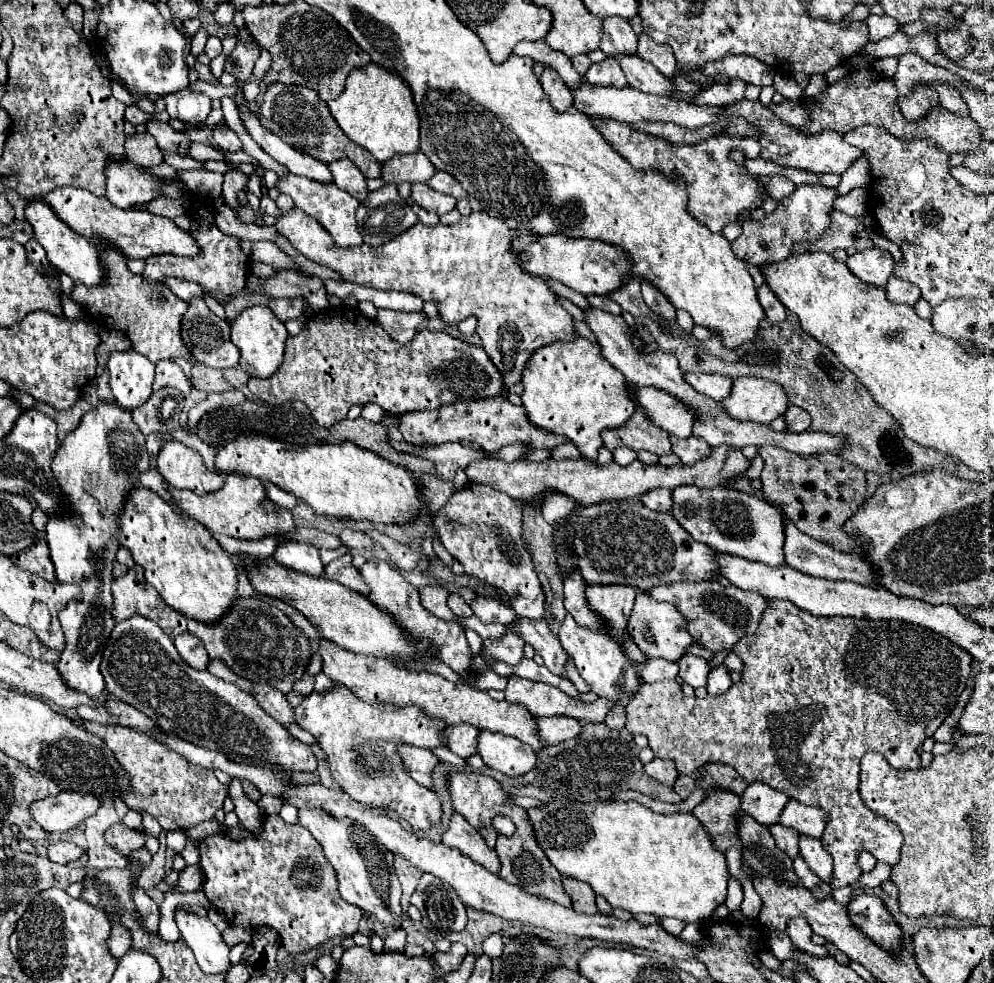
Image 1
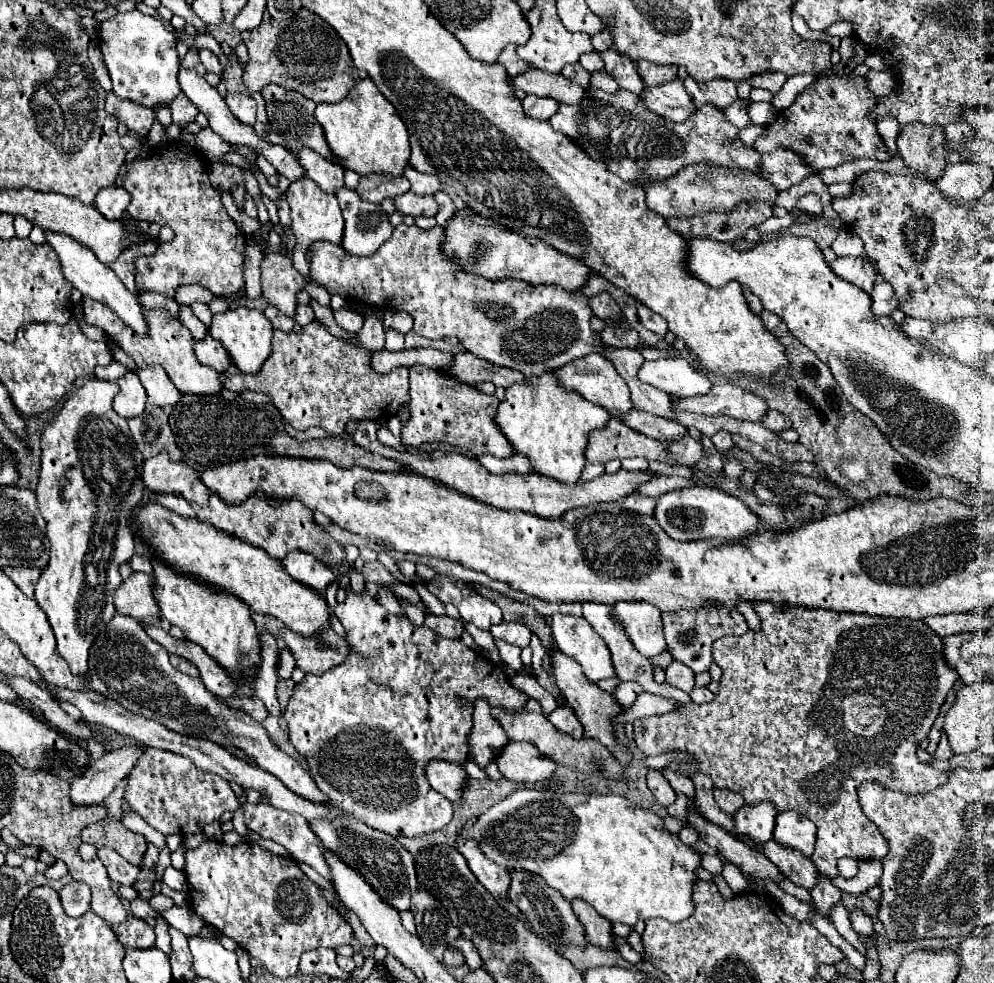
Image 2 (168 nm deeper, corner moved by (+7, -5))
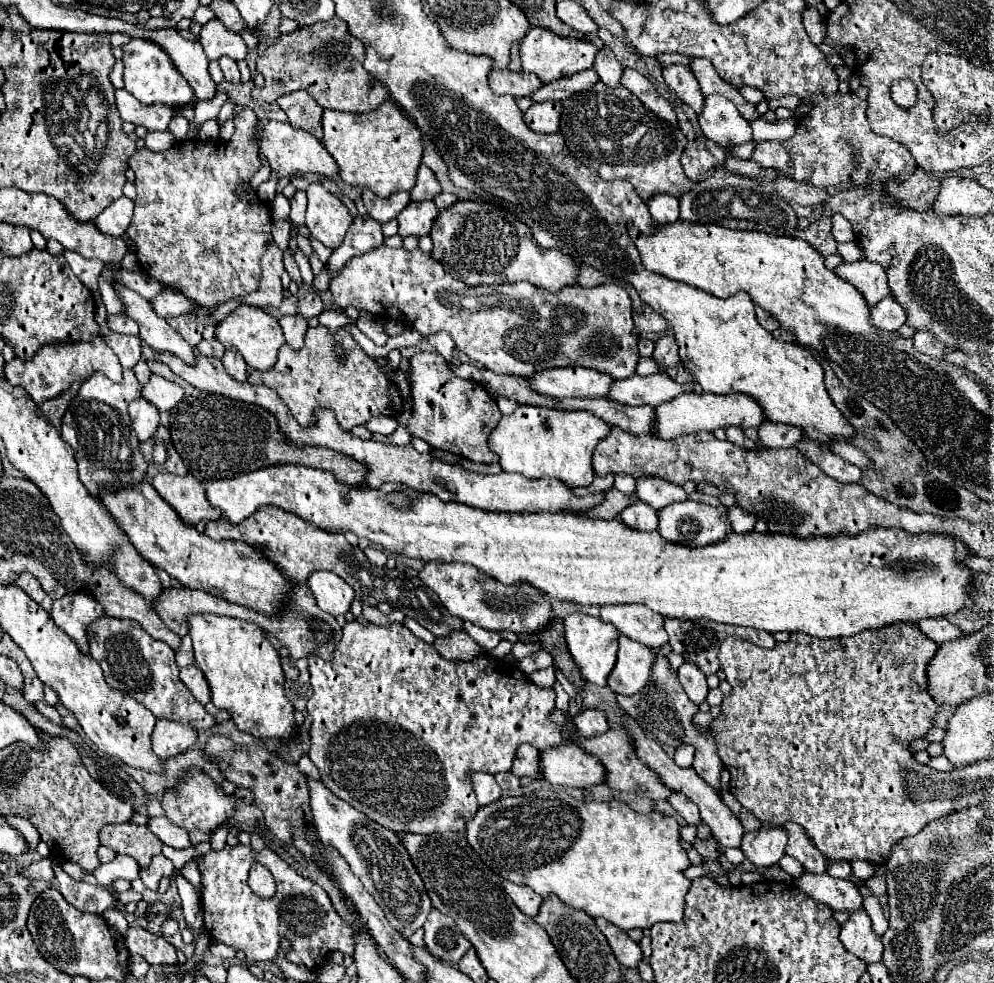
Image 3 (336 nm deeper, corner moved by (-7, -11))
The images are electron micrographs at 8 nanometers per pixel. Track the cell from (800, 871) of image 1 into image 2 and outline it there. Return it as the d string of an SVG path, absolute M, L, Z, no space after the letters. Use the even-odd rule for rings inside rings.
M836 904L836 906L832 906L832 910L830 910L830 922L834 924L834 928L858 950L858 952L862 952L862 954L866 954L864 952L864 946L860 944L860 938L858 938L858 934L852 930L852 926L850 926L850 920L848 920L848 910L842 906L842 904Z

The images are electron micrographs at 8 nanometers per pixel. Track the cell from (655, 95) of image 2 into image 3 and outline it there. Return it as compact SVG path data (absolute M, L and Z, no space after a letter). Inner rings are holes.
M720 94L708 96L704 112L698 116L704 136L718 146L740 146L752 140L750 122L740 116L736 106Z

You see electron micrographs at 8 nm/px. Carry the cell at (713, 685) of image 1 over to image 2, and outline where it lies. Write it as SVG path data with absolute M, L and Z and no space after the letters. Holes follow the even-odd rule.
M694 688L692 692L690 692L690 698L692 698L692 702L696 702L696 704L708 704L708 702L712 702L712 698L714 698L714 694L708 690L708 688Z

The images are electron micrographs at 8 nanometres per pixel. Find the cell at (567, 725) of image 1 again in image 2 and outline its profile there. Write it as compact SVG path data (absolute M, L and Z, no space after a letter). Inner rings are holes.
M558 706L552 714L548 714L548 720L552 722L552 726L556 726L556 730L560 730L560 732L572 736L572 738L584 738L582 724L574 716L574 710L572 708Z

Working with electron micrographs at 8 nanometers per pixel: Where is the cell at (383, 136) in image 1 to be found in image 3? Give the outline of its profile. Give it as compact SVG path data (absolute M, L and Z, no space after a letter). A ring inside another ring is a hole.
M392 100L360 116L326 110L322 114L322 132L322 142L336 160L344 186L370 188L380 198L388 198L400 190L412 190L422 160L422 136Z

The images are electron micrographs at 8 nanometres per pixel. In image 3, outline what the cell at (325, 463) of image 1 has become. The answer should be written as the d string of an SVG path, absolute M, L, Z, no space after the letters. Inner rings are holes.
M268 466L268 468L260 468L256 472L250 472L250 474L242 474L238 478L230 478L230 480L210 480L204 484L204 490L206 490L206 498L208 502L222 512L222 516L234 524L242 522L246 516L254 514L258 508L262 506L278 506L286 512L292 512L312 524L316 524L318 528L326 528L328 532L352 532L356 534L358 538L368 538L372 544L388 550L388 552L396 552L396 554L404 554L408 558L418 558L418 560L424 560L424 562L430 562L430 560L438 560L438 562L464 562L464 564L472 564L476 566L478 570L486 572L488 576L494 576L494 580L500 580L502 584L518 584L518 582L530 582L532 586L540 588L542 592L554 596L554 598L560 598L560 600L568 600L568 602L574 602L574 604L596 604L596 606L606 606L606 604L644 604L648 608L652 608L654 612L666 616L666 618L678 618L678 620L698 620L698 618L710 618L714 622L724 622L724 624L736 624L736 626L752 626L752 628L760 628L760 630L766 630L766 632L782 632L782 630L788 630L788 632L806 632L810 636L818 636L818 638L838 638L838 636L852 636L852 634L858 634L858 632L864 632L864 630L872 630L872 628L882 628L882 626L890 626L890 624L896 624L896 622L908 622L908 624L914 624L922 618L936 618L936 616L944 616L944 614L950 614L950 612L956 612L960 608L968 608L972 604L972 598L968 596L970 592L970 582L974 576L972 570L968 570L962 560L968 554L968 548L964 544L960 544L960 540L956 538L950 538L950 536L942 536L942 534L922 534L922 536L910 536L908 532L902 532L898 528L872 528L868 532L862 532L858 536L822 536L822 538L812 538L812 540L802 540L802 538L796 538L796 536L786 536L786 534L760 534L760 532L748 532L748 534L730 534L726 540L722 542L716 542L716 544L708 544L708 546L702 546L702 548L688 548L688 546L682 546L682 544L672 544L672 542L666 542L658 532L640 532L640 530L630 530L626 528L626 524L622 524L620 520L590 520L586 516L580 516L580 514L570 514L570 512L490 512L490 510L478 510L478 508L470 508L466 504L458 504L458 502L442 502L438 500L438 496L430 496L430 494L424 494L424 492L414 492L410 488L404 488L400 484L384 484L380 486L378 490L370 490L370 488L358 488L358 486L346 486L346 484L340 484L334 474L330 472L322 472L322 470L316 470L316 468L306 468L306 466Z

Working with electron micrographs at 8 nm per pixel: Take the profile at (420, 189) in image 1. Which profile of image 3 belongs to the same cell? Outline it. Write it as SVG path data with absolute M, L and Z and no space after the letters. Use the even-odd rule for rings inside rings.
M432 200L426 202L410 202L398 214L398 236L424 236L432 230L434 218L438 216L438 208Z

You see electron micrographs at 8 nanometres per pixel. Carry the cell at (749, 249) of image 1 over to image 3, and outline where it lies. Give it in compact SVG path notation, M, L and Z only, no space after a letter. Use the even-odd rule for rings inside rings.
M834 214L832 216L832 236L838 244L844 244L844 242L854 242L856 236L850 228L850 222L846 222L846 218L842 218L840 214Z

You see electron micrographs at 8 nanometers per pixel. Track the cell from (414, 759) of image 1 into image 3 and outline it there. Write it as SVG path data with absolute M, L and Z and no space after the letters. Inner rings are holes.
M478 772L478 774L472 776L472 782L474 782L474 792L478 796L480 806L490 804L490 802L494 802L494 800L498 800L502 796L502 788L498 786L498 782L494 780L492 774Z

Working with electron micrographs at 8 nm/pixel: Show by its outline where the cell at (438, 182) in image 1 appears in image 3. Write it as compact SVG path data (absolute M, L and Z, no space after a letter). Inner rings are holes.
M420 164L416 186L410 190L410 198L412 200L432 200L440 192L442 192L442 188L440 188L434 172L426 164Z

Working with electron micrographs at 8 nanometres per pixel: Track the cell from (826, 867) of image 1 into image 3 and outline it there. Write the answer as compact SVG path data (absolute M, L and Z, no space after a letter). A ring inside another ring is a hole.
M864 910L850 914L850 922L842 926L840 940L850 954L860 958L864 964L882 960L882 940L874 934L872 922Z

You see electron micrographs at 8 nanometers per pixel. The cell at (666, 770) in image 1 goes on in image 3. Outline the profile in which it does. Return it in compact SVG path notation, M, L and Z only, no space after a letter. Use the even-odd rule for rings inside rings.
M674 792L672 796L670 796L670 800L668 800L680 814L682 814L682 818L688 822L688 824L692 824L692 826L698 826L700 822L702 822L702 818L700 818L700 812L698 812L698 806L692 802L692 800L688 800L686 796L682 796L682 794L678 794L678 792Z

